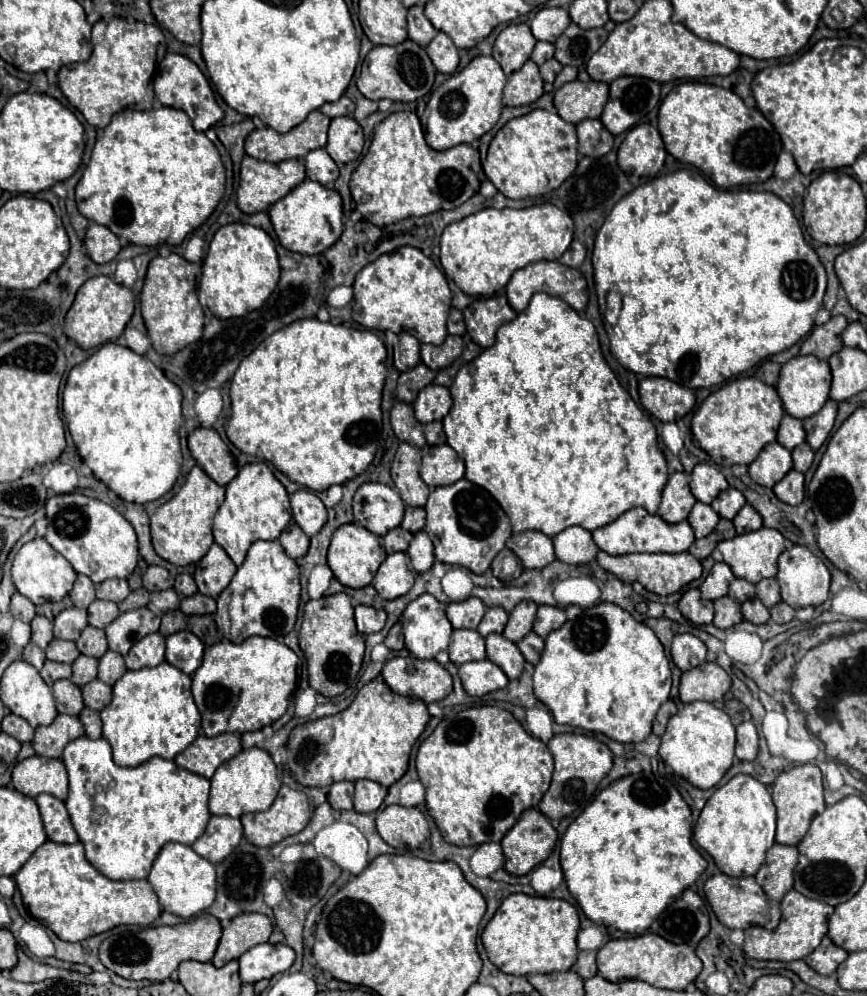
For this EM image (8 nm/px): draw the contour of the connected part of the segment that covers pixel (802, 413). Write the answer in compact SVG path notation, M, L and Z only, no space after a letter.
M795 356L789 362L783 364L779 382L777 382L777 392L781 396L783 408L787 414L803 420L813 414L817 414L823 404L829 398L829 388L831 388L831 370L825 360L819 360L817 356Z

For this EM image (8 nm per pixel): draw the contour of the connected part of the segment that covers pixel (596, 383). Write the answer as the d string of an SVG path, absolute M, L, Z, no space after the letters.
M535 294L529 302L529 306L517 314L515 320L503 324L497 330L497 342L495 346L483 350L475 360L471 360L469 364L465 364L455 380L453 386L449 388L451 396L453 396L453 408L451 412L443 418L443 428L447 434L447 444L459 452L461 460L465 462L465 478L481 488L485 488L505 510L505 514L509 516L511 524L513 524L513 532L525 532L525 530L539 530L545 536L557 536L561 530L569 528L569 526L581 526L589 532L617 520L623 512L641 506L647 512L655 514L659 508L659 500L661 500L661 492L663 486L669 478L667 472L667 462L663 452L659 450L657 444L657 432L655 426L651 422L651 418L639 410L639 406L633 402L633 398L621 388L621 384L617 382L615 374L611 372L611 368L607 366L601 348L599 348L599 340L595 334L595 326L587 320L581 318L567 302L563 302L561 298L555 298L551 294Z

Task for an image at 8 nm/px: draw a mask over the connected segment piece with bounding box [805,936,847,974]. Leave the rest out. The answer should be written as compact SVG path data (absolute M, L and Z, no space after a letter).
M825 936L821 944L805 958L805 962L819 974L833 974L845 958L847 958L847 952L837 944L833 944L829 936Z

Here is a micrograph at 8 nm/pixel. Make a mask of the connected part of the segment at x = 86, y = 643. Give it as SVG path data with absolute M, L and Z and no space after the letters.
M87 626L81 632L81 638L77 640L77 648L81 654L91 656L91 658L101 658L107 652L107 640L105 640L105 632L95 628L95 626Z

